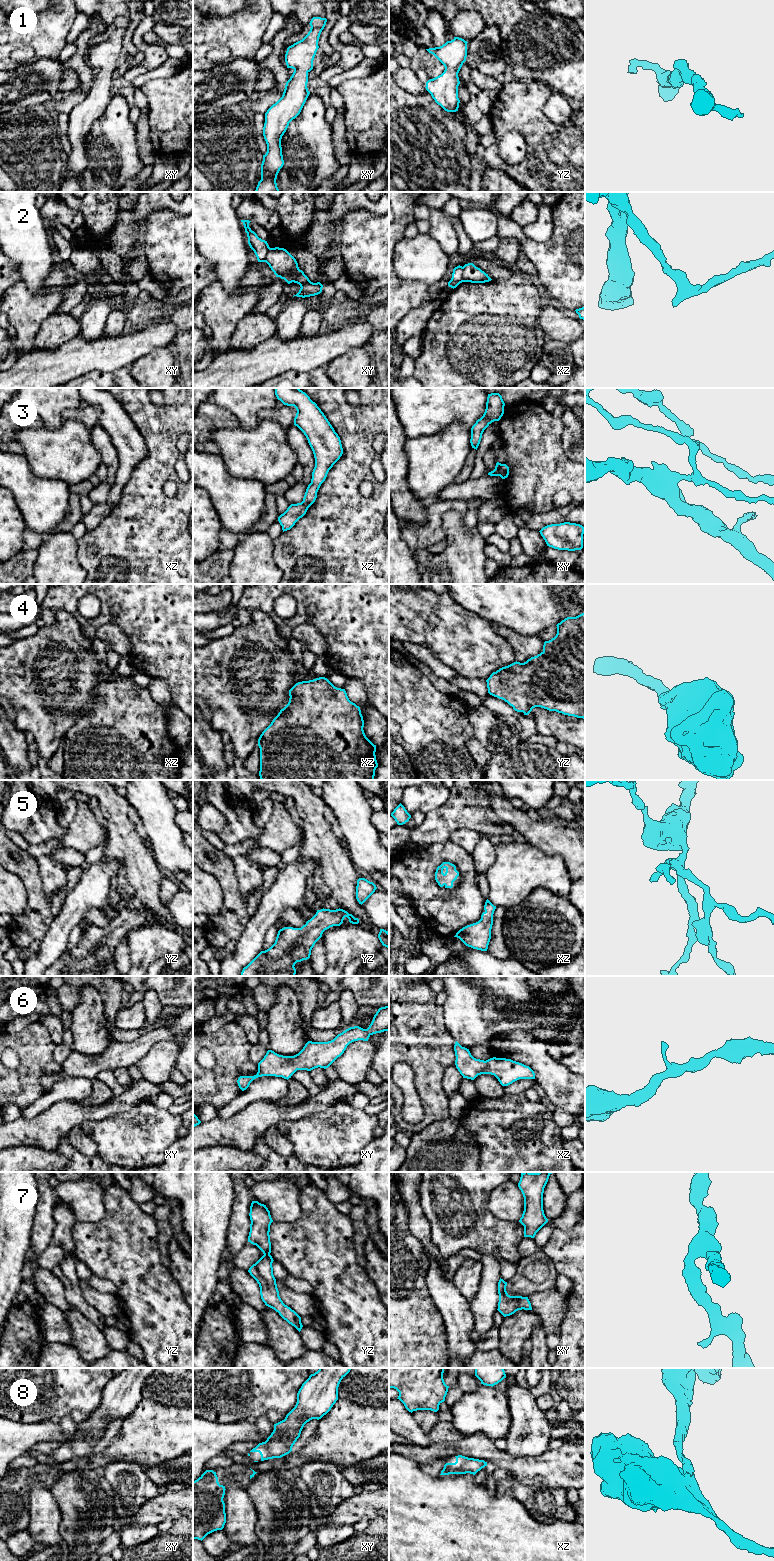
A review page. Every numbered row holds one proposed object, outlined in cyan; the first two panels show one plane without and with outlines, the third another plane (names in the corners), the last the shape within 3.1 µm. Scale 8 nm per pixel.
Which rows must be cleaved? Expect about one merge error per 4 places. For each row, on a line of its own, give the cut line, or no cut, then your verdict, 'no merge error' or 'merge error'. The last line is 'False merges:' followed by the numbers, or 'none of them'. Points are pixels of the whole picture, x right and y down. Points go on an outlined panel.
1: cut none; no merge error
2: cut xz (462, 267), (463, 281); merge error
3: cut xy (503, 464), (498, 475); merge error
4: cut none; no merge error
5: cut none; no merge error
6: cut none; no merge error
7: cut none; no merge error
8: cut none; no merge error
False merges: 2, 3

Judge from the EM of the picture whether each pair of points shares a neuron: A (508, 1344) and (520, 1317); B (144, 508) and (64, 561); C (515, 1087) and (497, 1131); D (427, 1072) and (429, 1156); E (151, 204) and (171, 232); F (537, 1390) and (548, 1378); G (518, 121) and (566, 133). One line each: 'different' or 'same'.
A: same
B: different
C: different
D: different
E: different
F: same
G: same

